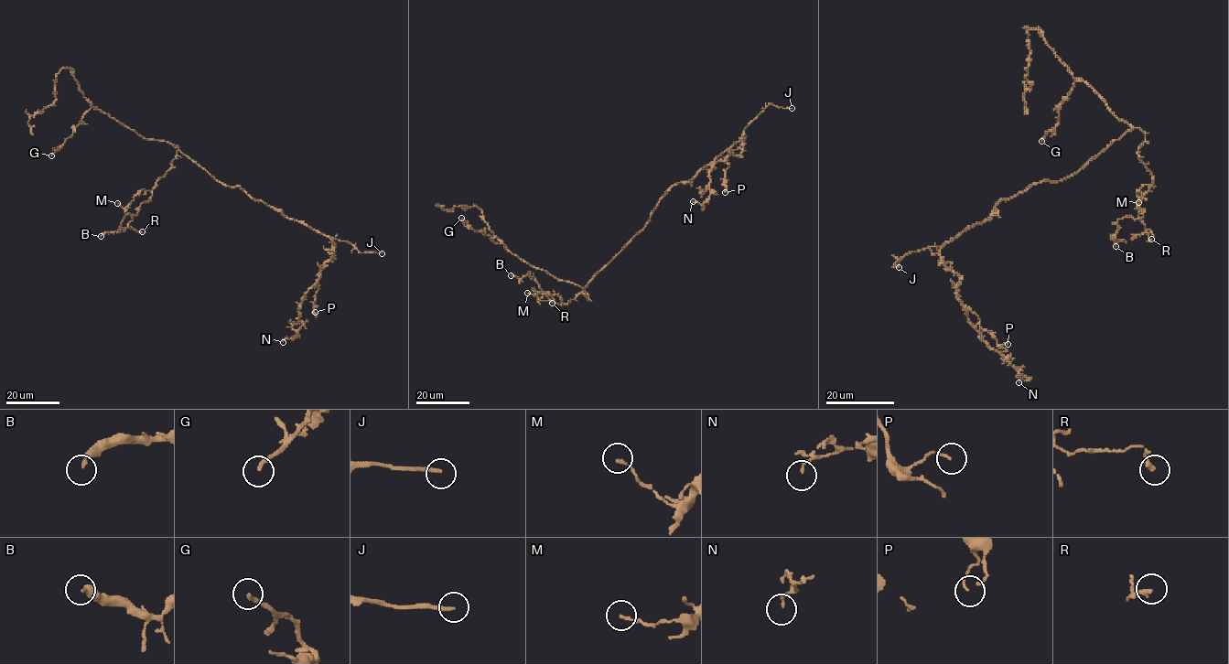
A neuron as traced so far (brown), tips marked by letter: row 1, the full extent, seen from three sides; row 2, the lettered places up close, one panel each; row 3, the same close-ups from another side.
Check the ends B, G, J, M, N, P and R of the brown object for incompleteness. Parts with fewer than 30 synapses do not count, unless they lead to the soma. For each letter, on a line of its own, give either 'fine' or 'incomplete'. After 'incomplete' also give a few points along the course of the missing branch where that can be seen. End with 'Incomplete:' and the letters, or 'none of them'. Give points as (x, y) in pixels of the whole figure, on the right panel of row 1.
B: fine
G: incomplete; course (1041, 141), (1043, 153), (1029, 172), (1035, 182)
J: incomplete
M: fine
N: fine
P: fine
R: fine
Incomplete: G, J

